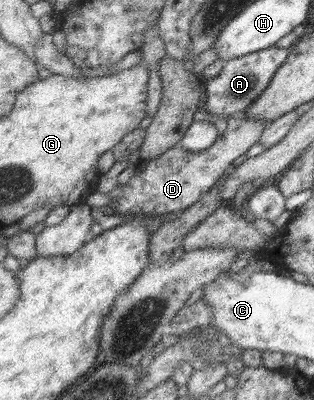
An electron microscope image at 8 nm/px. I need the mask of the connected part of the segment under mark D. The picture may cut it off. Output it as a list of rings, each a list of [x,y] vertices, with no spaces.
[[[229,117],[228,127],[220,135],[220,138],[208,150],[202,152],[190,152],[181,145],[172,147],[168,152],[147,160],[143,170],[137,170],[125,185],[118,185],[122,191],[122,197],[112,201],[106,214],[113,215],[142,215],[158,216],[182,212],[196,204],[203,194],[212,190],[218,184],[227,171],[232,169],[232,162],[246,154],[254,144],[262,140],[266,121],[254,119],[238,119]]]

